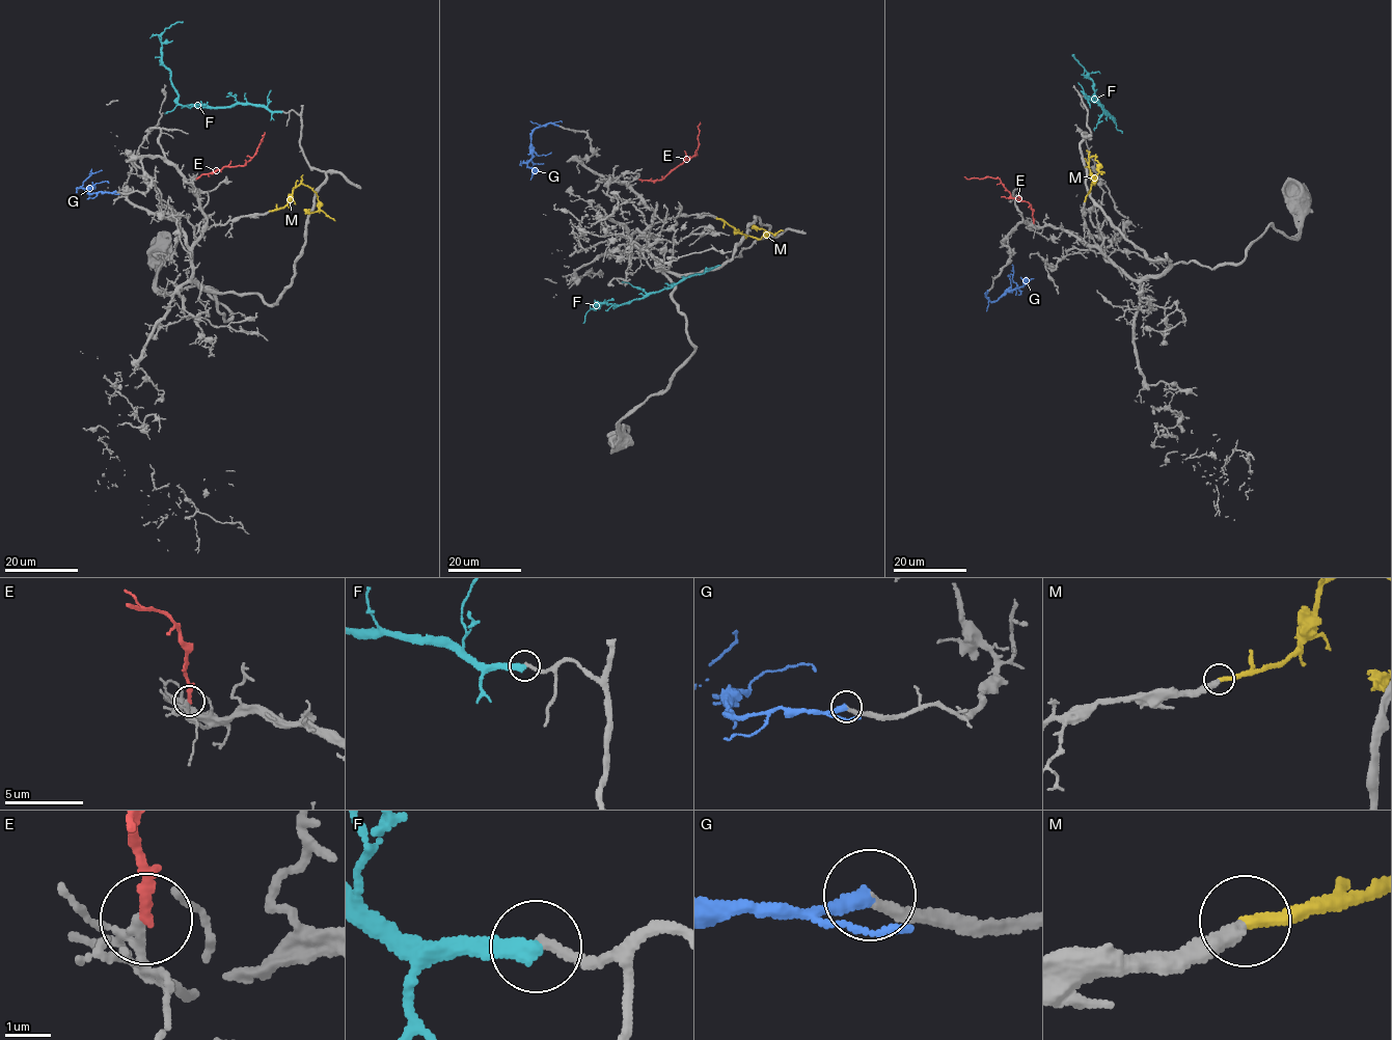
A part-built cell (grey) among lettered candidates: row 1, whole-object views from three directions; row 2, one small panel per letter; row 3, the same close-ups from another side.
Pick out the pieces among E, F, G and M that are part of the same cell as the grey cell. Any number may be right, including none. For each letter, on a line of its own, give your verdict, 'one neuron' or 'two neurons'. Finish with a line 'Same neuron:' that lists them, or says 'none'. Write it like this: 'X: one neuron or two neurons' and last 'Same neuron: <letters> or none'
E: two neurons
F: two neurons
G: one neuron
M: one neuron
Same neuron: G, M

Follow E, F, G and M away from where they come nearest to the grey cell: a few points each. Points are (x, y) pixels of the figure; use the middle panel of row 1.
E: (639, 179), (661, 180), (697, 155), (700, 122)
F: (719, 265), (640, 299), (618, 306), (598, 303), (592, 309), (613, 299)
G: (558, 126), (546, 124), (531, 134), (531, 157), (525, 163), (528, 160), (544, 164)
M: (716, 218), (725, 220), (734, 233), (759, 239), (768, 233), (774, 235), (783, 230)

